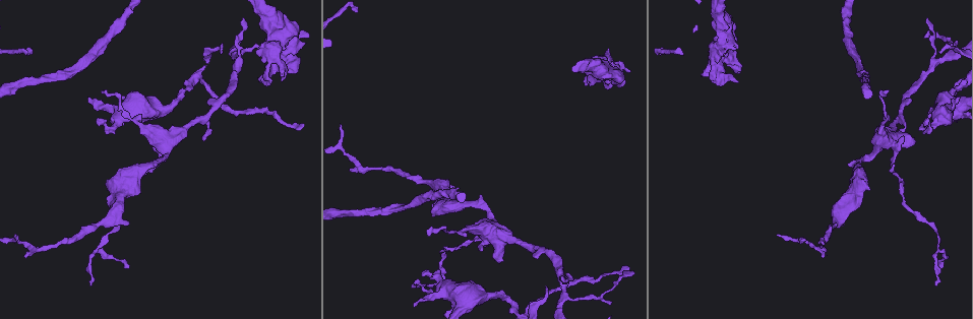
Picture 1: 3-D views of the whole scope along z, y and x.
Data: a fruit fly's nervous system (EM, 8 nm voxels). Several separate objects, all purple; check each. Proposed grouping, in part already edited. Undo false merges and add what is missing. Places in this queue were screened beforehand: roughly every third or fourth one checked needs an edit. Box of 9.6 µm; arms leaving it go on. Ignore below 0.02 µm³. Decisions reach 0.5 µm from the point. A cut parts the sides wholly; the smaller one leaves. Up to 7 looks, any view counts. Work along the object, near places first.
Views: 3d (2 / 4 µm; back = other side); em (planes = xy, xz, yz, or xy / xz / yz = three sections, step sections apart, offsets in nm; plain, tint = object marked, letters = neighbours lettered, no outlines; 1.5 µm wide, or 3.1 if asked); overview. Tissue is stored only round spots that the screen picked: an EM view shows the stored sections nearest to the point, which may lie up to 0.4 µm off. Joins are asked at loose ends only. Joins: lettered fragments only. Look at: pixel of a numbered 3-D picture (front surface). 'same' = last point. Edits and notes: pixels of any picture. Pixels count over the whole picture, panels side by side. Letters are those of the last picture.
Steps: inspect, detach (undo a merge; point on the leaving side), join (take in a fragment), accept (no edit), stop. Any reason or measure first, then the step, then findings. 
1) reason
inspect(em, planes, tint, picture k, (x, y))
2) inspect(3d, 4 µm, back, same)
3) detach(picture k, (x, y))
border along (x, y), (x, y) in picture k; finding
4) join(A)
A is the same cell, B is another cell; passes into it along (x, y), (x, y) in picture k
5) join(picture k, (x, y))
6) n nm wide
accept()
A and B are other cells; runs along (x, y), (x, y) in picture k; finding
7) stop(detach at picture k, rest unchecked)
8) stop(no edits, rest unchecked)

thick turns thin
inspect(3d, 2 µm, picture 1, (863, 158))

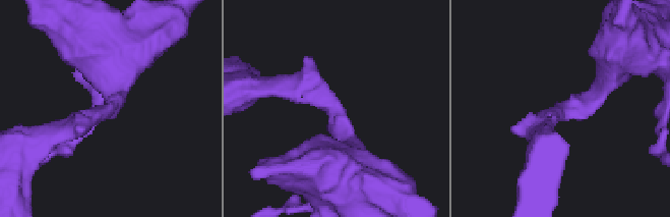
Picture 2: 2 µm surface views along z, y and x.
arms of 190, 480 nm
inspect(em, planes, letters, picture 2, (332, 108))

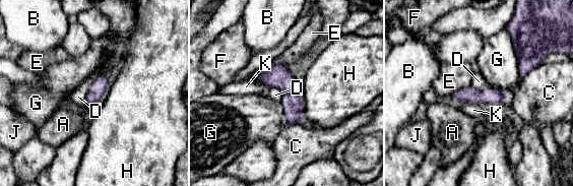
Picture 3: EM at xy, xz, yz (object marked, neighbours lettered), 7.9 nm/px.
accept()
A, B, C, D, E, F, G, H, J and K are other cells; runs along (456, 95), (500, 96), (502, 98) in picture 3; all the same neuron

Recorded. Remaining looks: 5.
abrupt turn
inspect(em, planes, letters, picture 1, (723, 60))

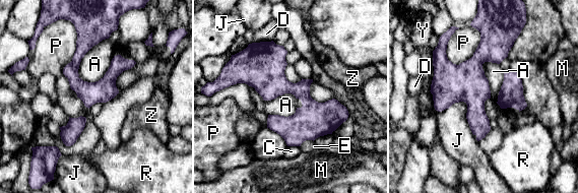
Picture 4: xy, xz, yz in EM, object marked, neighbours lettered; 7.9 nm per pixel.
accept()
A, C, D, E, J, M, P, R, Y and Z are other cells; continuous, no second neuron

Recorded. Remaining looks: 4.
thin neck
inspect(em, xy, step 4, letters, picture 1, (821, 244))

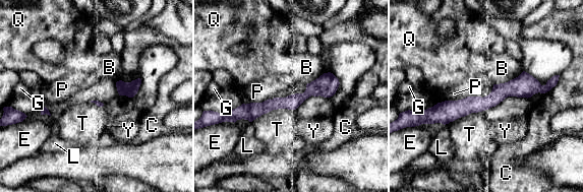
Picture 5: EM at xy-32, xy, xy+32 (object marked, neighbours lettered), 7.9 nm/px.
another direction
inspect(em, planes, letters, same)

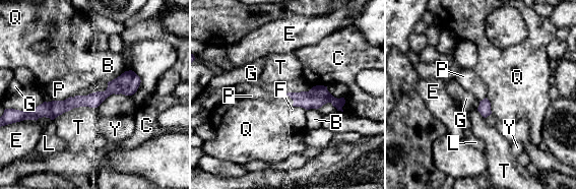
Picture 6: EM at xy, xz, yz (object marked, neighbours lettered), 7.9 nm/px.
T touches over 360 nm
accept()
B, C, E, F, G, L, P, Q, T and Y are other cells; one neuron here

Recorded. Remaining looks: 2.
stop(no edits, rest unchecked)

